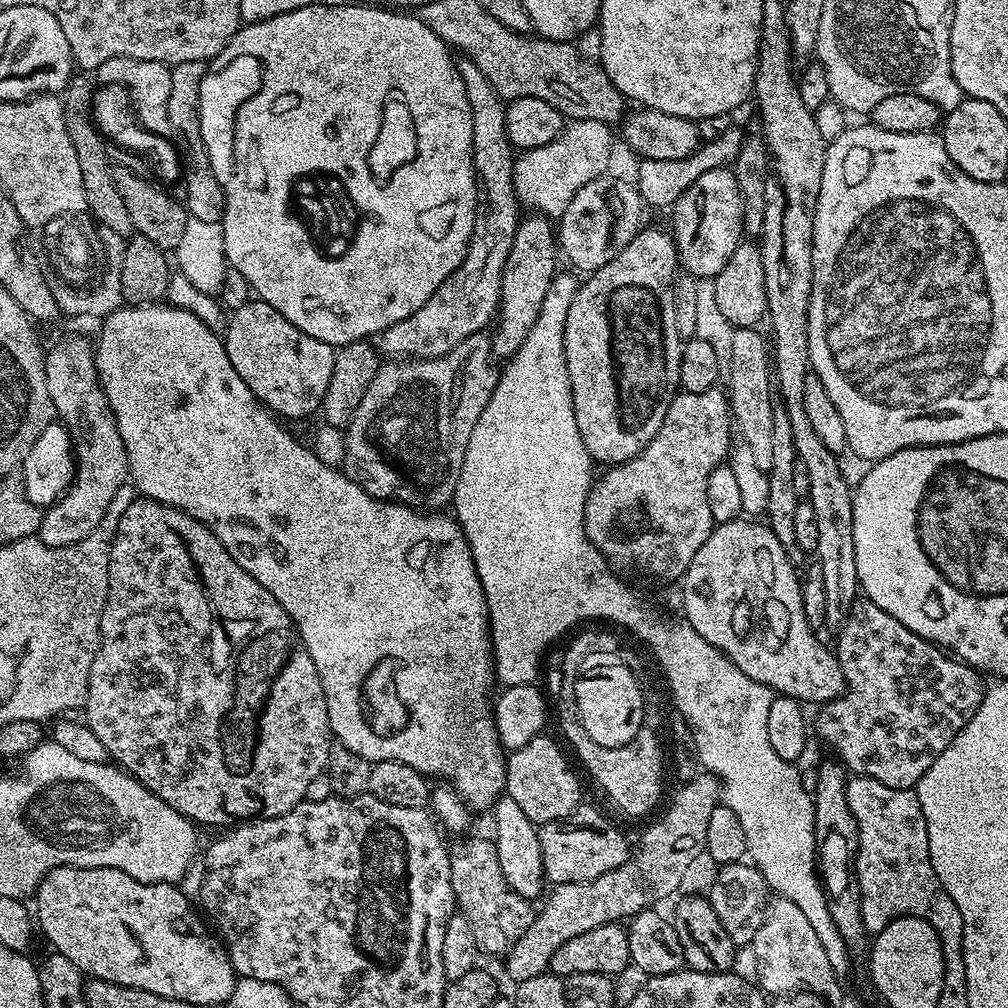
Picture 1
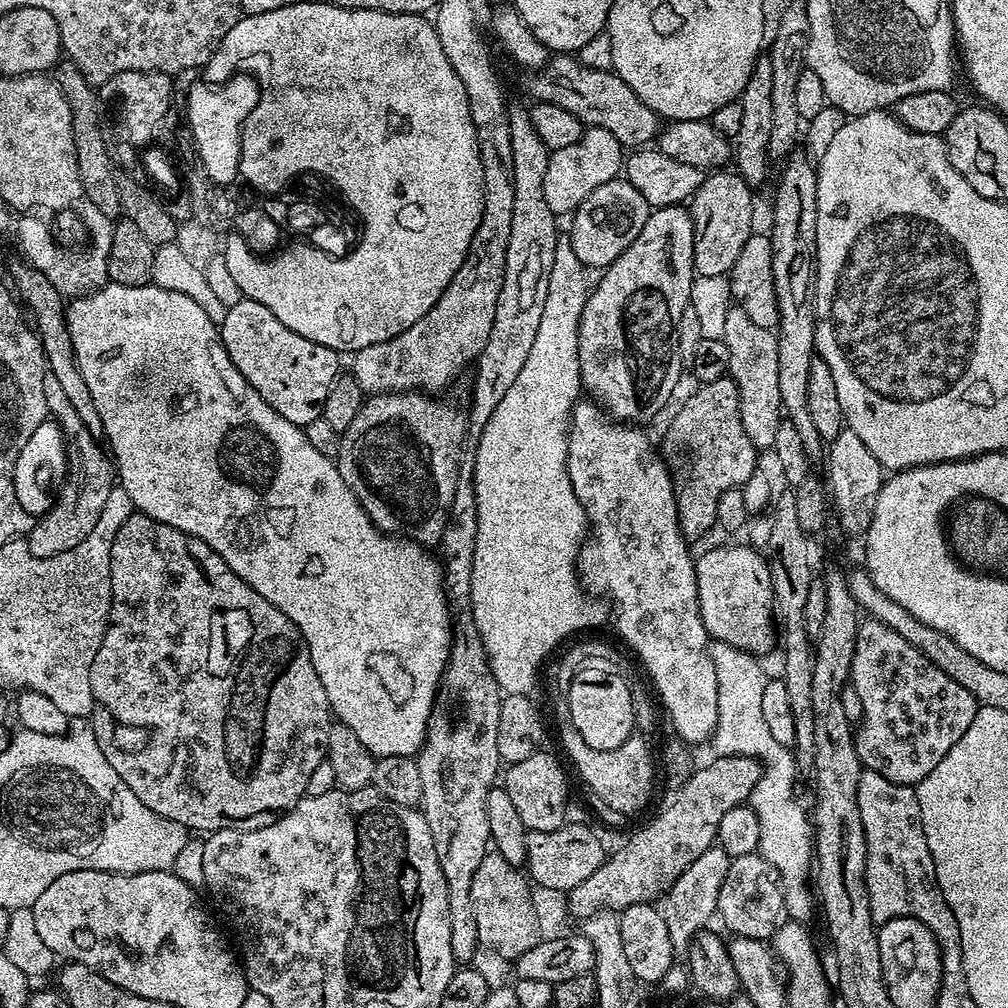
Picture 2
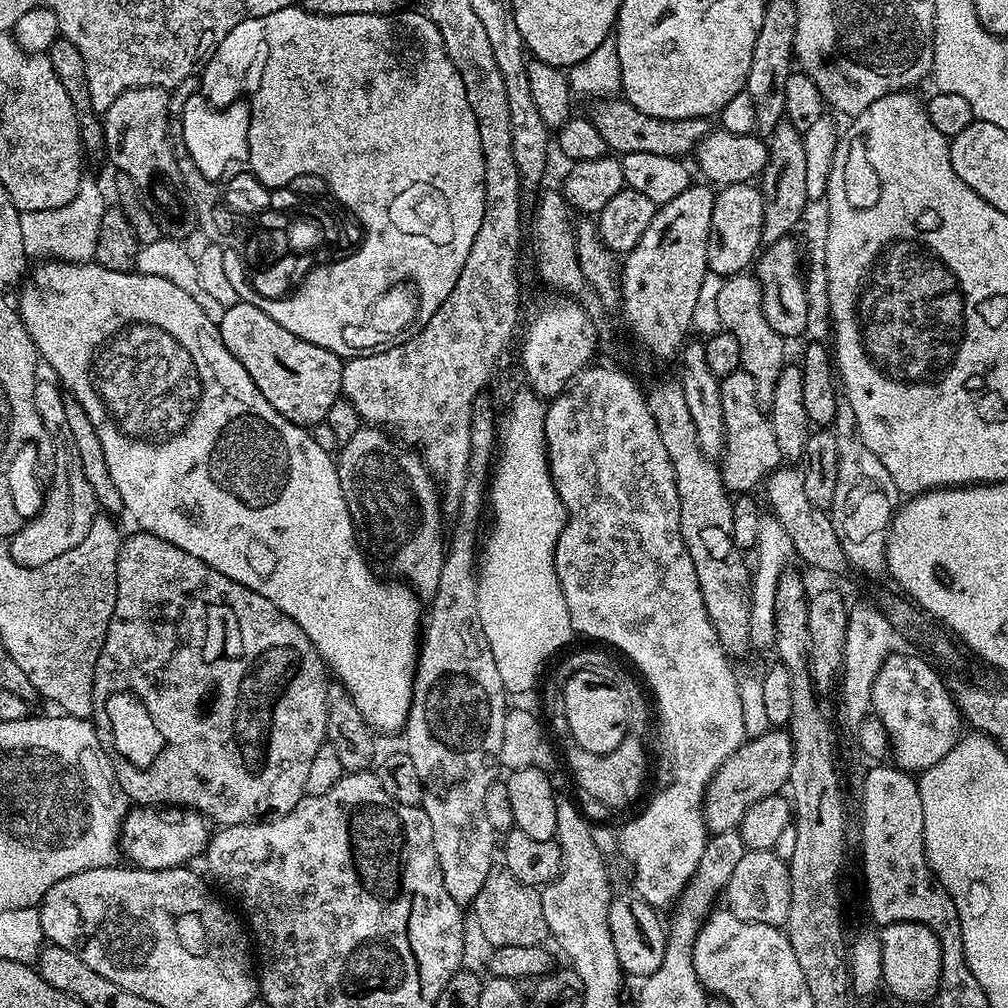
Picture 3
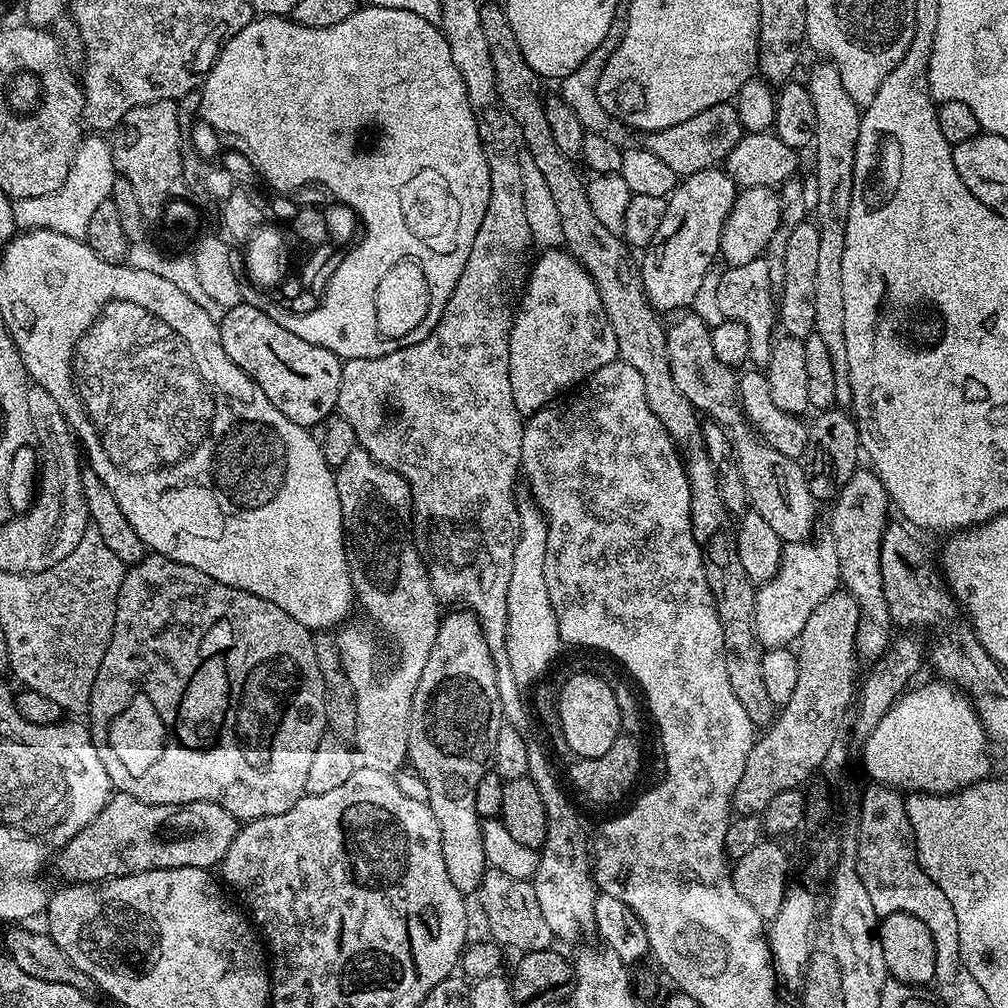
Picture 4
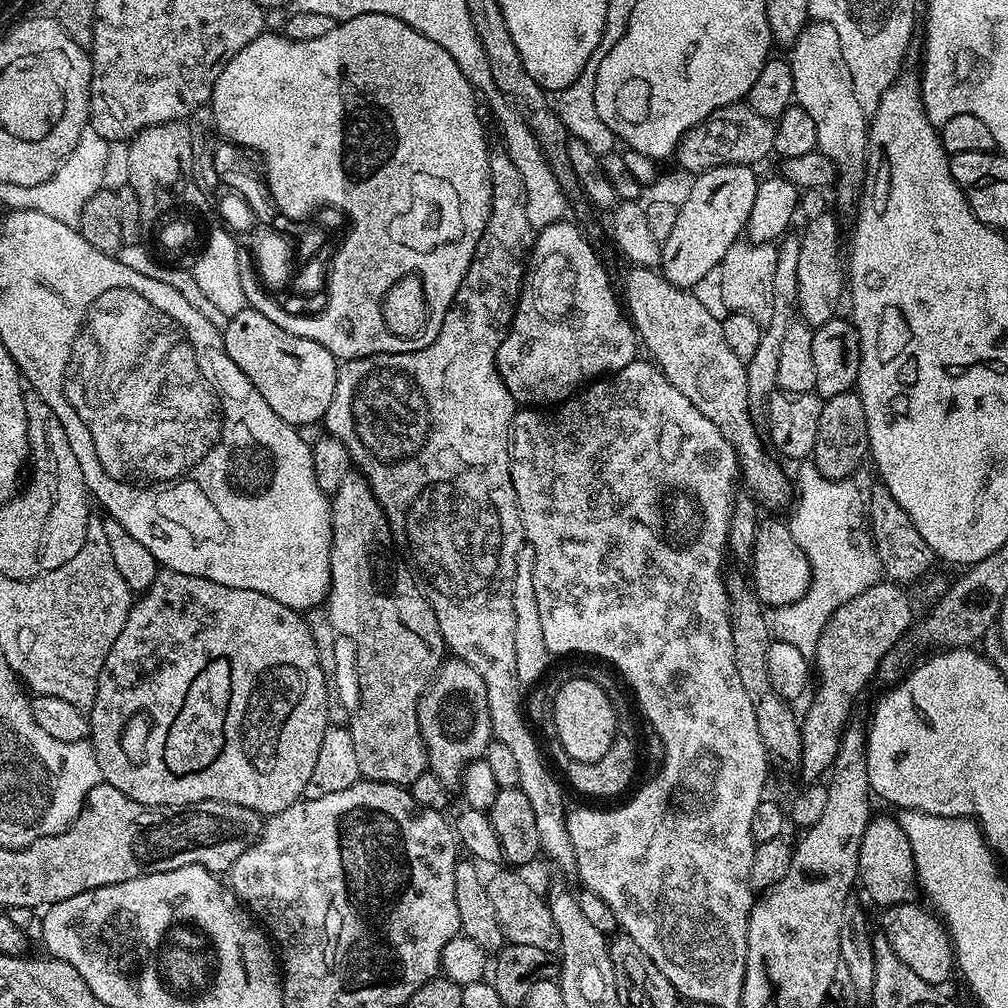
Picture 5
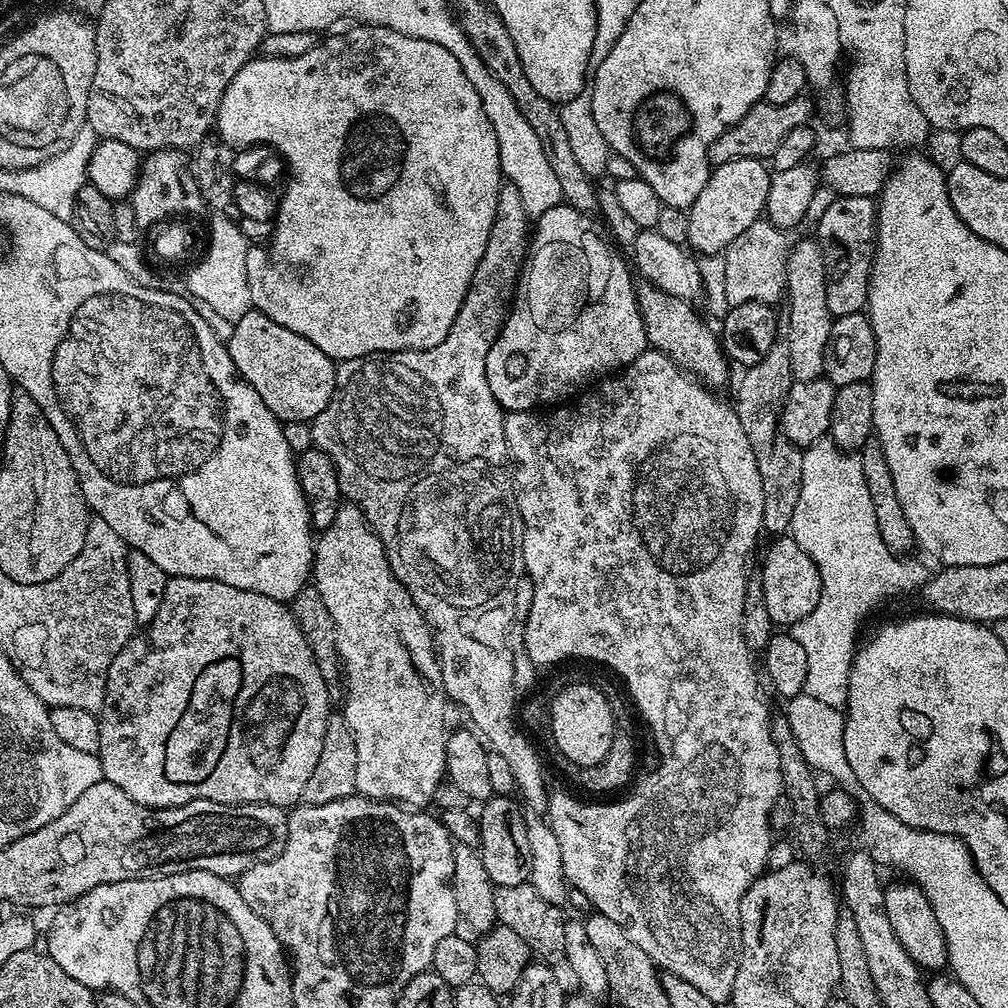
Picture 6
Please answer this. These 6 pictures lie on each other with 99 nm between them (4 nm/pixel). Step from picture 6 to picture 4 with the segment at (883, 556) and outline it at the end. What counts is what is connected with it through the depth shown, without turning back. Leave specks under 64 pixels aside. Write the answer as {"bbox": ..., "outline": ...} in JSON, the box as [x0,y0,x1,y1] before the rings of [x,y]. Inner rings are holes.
{"bbox":[754,538,841,650],"outline":[[[824,538],[817,544],[812,543],[785,544],[778,574],[774,574],[774,578],[756,589],[754,626],[760,645],[765,650],[795,645],[802,634],[802,626],[806,626],[818,602],[822,602],[841,587],[838,554],[831,539]]]}

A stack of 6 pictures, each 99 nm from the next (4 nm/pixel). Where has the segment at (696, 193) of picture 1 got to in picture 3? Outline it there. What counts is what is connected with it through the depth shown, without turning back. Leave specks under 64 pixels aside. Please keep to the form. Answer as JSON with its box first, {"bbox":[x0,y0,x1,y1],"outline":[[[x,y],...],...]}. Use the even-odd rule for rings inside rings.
{"bbox":[708,183,762,276],"outline":[[[755,183],[726,184],[716,192],[712,235],[708,238],[708,271],[723,276],[738,276],[755,261],[762,243],[762,194]]]}

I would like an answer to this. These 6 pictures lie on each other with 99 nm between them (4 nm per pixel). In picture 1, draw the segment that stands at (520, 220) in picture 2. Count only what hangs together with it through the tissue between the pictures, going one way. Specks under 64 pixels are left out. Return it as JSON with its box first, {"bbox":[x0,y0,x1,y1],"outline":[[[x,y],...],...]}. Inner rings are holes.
{"bbox":[494,214,558,357],"outline":[[[539,214],[525,215],[516,227],[514,246],[510,246],[510,258],[506,258],[502,274],[500,307],[494,320],[494,352],[497,357],[512,357],[522,342],[526,342],[526,334],[530,334],[538,310],[542,310],[546,290],[550,290],[550,282],[556,277],[556,256],[558,260],[558,232],[553,221]]]}

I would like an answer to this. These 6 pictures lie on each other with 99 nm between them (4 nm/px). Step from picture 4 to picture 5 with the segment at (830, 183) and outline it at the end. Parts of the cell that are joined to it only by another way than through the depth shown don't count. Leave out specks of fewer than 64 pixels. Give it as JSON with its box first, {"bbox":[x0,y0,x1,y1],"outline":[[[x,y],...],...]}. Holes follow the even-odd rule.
{"bbox":[788,21,868,208],"outline":[[[809,21],[791,45],[788,61],[794,77],[793,99],[806,110],[817,127],[817,151],[836,164],[837,181],[834,185],[837,202],[844,208],[855,205],[867,175],[868,114],[855,97],[854,82],[849,66],[842,55],[841,42],[834,26],[820,21]]]}

